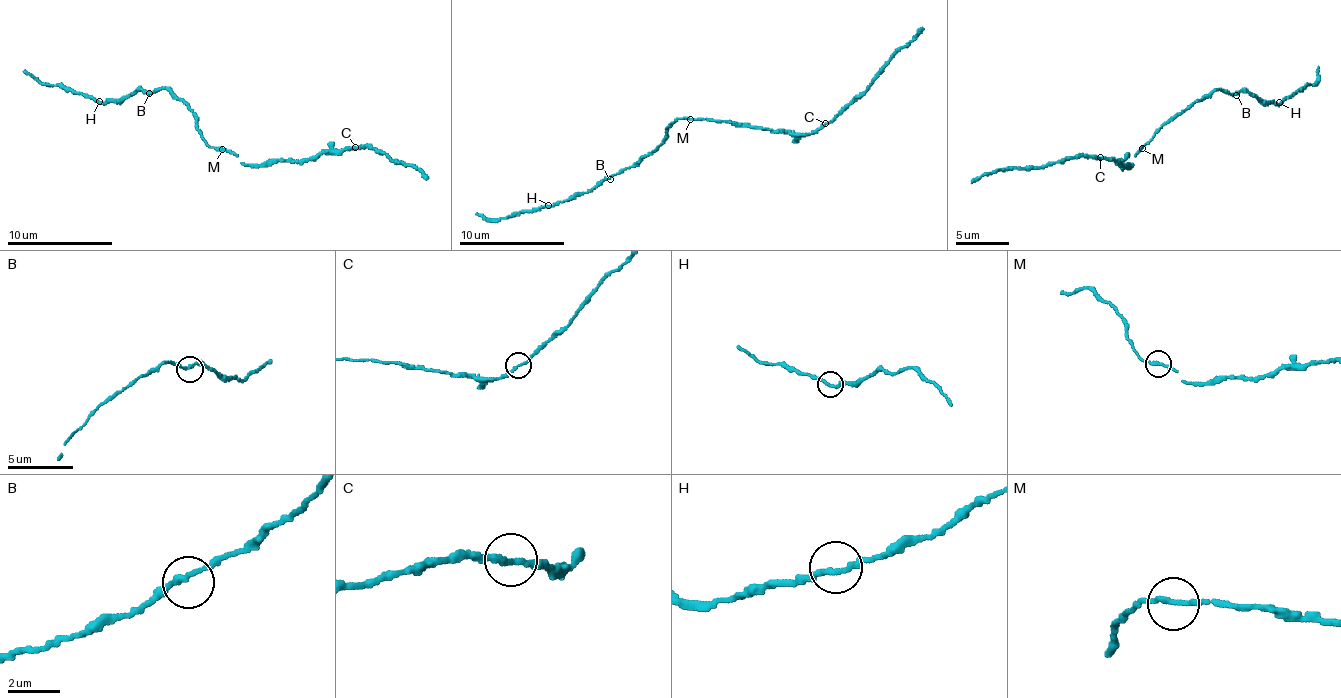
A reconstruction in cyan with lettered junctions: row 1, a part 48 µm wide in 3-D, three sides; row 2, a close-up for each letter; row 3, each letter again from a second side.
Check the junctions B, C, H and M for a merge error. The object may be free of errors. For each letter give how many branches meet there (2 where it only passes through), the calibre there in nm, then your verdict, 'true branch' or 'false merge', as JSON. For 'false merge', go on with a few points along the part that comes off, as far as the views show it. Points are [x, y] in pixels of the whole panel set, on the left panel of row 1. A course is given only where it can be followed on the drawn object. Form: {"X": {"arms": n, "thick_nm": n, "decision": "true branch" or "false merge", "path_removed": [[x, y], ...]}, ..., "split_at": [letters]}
{"B": {"arms": 2, "thick_nm": 240, "decision": "true branch"}, "C": {"arms": 2, "thick_nm": 240, "decision": "true branch"}, "H": {"arms": 2, "thick_nm": 240, "decision": "true branch"}, "M": {"arms": 2, "thick_nm": 220, "decision": "true branch"}, "split_at": []}

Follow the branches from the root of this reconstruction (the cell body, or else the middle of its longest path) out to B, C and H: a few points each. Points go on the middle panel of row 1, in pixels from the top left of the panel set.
B: (688, 119), (677, 118), (654, 150), (610, 179)
C: (688, 119), (729, 120), (743, 125), (806, 134), (818, 131), (826, 124)
H: (688, 119), (677, 118), (654, 150), (627, 169), (606, 176), (589, 189), (561, 202), (548, 205)

